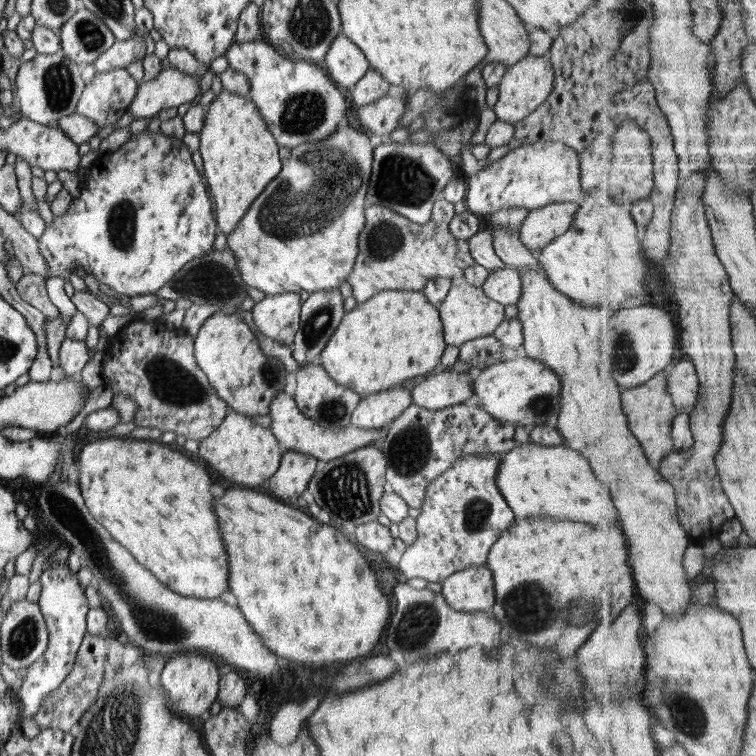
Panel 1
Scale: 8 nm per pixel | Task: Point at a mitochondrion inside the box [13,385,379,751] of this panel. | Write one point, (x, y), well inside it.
(158, 626)

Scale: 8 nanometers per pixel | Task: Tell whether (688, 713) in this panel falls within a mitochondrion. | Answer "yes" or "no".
yes

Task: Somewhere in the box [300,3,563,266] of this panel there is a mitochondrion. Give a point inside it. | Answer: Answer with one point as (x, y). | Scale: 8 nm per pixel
(400, 180)

